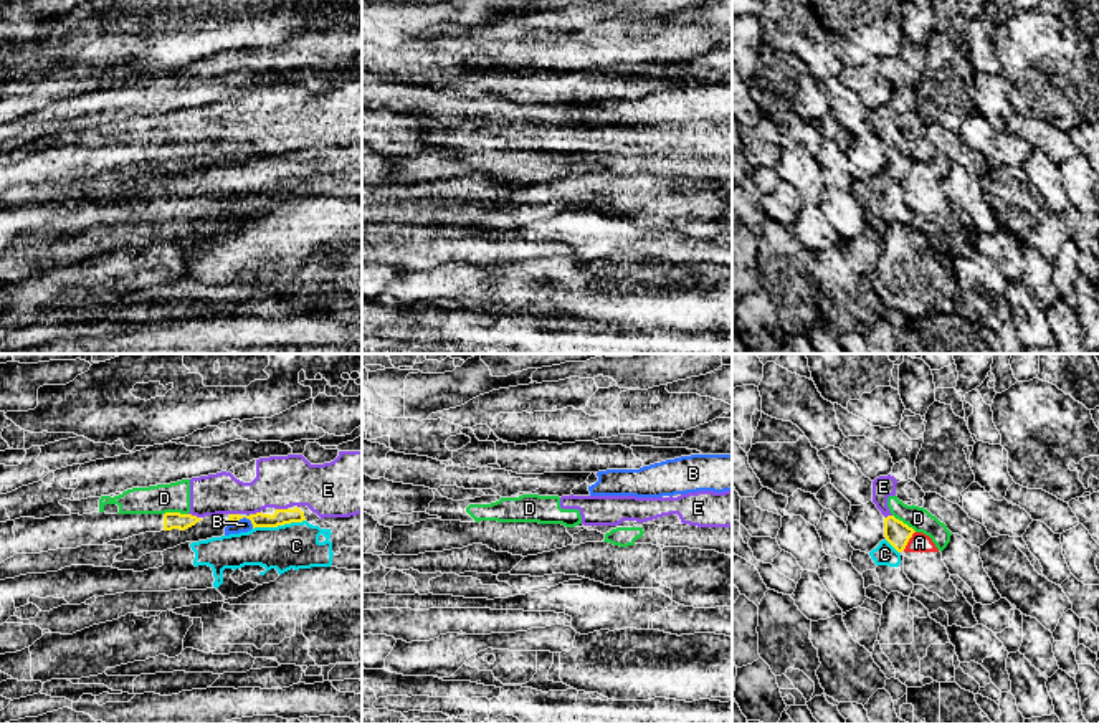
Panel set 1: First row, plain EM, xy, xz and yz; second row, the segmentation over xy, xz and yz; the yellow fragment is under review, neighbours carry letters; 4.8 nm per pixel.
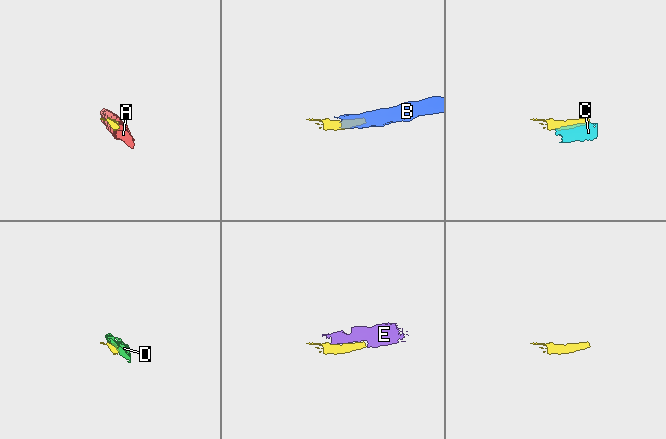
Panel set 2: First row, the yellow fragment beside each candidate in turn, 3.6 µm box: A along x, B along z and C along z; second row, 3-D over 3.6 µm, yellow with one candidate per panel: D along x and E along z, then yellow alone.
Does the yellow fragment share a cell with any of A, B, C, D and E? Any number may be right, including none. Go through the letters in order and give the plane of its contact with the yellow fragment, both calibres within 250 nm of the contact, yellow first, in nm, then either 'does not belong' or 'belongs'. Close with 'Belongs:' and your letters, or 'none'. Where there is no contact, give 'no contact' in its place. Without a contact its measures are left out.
A: contact in yz; calibres 120 and 100 nm; does not belong
B: contact in xy; calibres 80 and 70 nm; does not belong
C: contact in xy; calibres 80 and 220 nm; does not belong
D: contact in xy; calibres 80 and 140 nm; does not belong
E: contact in xy; calibres 80 and 260 nm; belongs
Belongs: E

